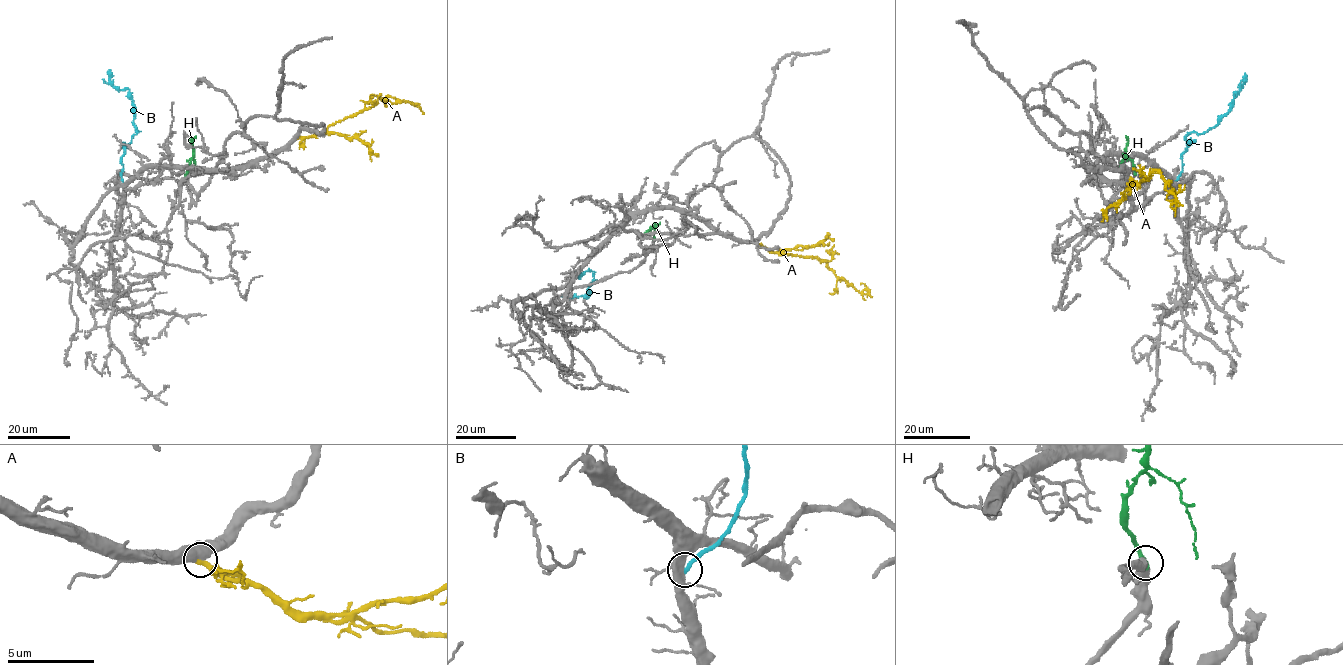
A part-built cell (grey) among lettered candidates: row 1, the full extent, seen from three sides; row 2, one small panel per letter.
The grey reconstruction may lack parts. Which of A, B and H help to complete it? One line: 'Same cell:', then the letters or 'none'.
Same cell: A

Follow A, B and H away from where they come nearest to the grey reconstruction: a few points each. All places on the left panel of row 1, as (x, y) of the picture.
A: (296, 138), (319, 134), (329, 125), (356, 115), (373, 95), (392, 103), (404, 101), (413, 103), (423, 114)
B: (123, 191), (121, 157), (136, 133), (134, 110), (127, 88), (116, 89), (108, 70)
H: (185, 176), (193, 156), (192, 141), (195, 135)

